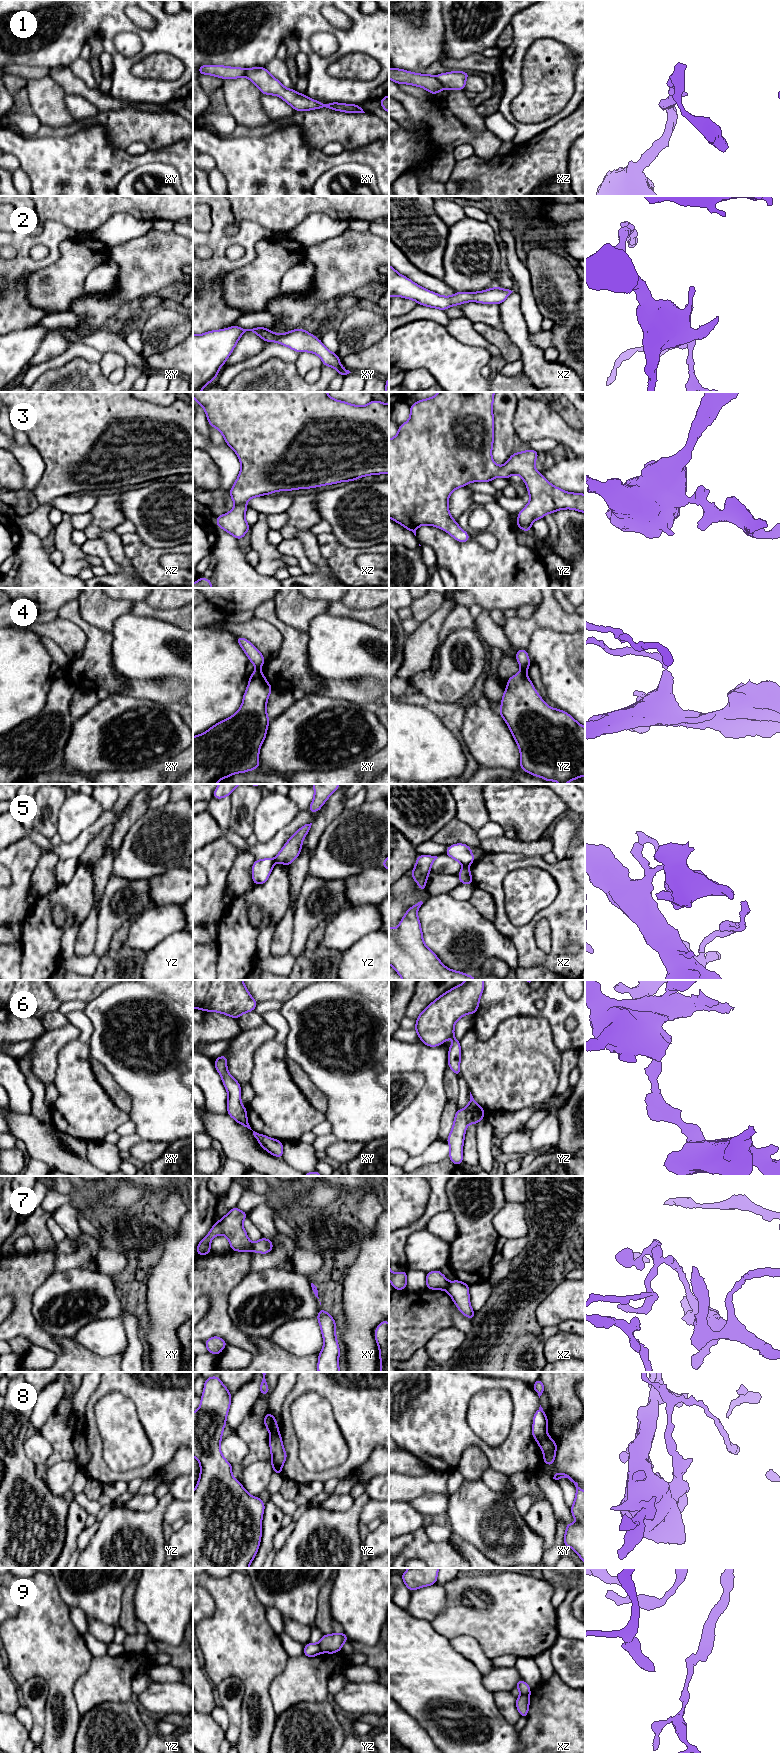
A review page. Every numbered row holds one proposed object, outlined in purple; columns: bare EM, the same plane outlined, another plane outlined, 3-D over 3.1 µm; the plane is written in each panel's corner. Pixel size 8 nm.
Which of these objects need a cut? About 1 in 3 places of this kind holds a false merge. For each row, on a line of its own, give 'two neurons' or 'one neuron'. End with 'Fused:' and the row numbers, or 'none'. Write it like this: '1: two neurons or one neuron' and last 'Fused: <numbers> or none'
1: two neurons
2: one neuron
3: one neuron
4: two neurons
5: two neurons
6: two neurons
7: two neurons
8: two neurons
9: two neurons
Fused: 1, 4, 5, 6, 7, 8, 9

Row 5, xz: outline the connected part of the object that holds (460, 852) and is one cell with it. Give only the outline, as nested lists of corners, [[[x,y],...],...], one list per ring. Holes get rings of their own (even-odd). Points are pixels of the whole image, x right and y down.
[[[456,843],[448,846],[445,855],[448,855],[454,860],[460,862],[463,866],[471,865],[475,859],[471,852],[471,847],[462,843]]]

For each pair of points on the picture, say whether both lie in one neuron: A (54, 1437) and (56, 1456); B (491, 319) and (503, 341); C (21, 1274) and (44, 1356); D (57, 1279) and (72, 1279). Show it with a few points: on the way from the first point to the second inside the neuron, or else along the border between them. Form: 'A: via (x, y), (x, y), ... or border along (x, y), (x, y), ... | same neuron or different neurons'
A: via (56, 1442), (56, 1451) | same neuron
B: border along (474, 323), (486, 323), (500, 329) | different neurons
C: border along (32, 1344), (51, 1350), (56, 1355) | different neurons
D: via (61, 1279), (68, 1279) | same neuron

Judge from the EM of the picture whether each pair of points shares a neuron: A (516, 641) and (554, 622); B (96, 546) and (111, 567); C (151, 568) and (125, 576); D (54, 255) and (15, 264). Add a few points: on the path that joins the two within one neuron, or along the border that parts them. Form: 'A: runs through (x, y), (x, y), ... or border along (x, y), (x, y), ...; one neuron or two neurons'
A: runs through (525, 632), (535, 622), (545, 622); one neuron
B: runs through (101, 551), (107, 562); one neuron
C: border along (124, 552), (134, 569), (142, 577); two neurons
D: runs through (44, 263), (25, 264); one neuron

